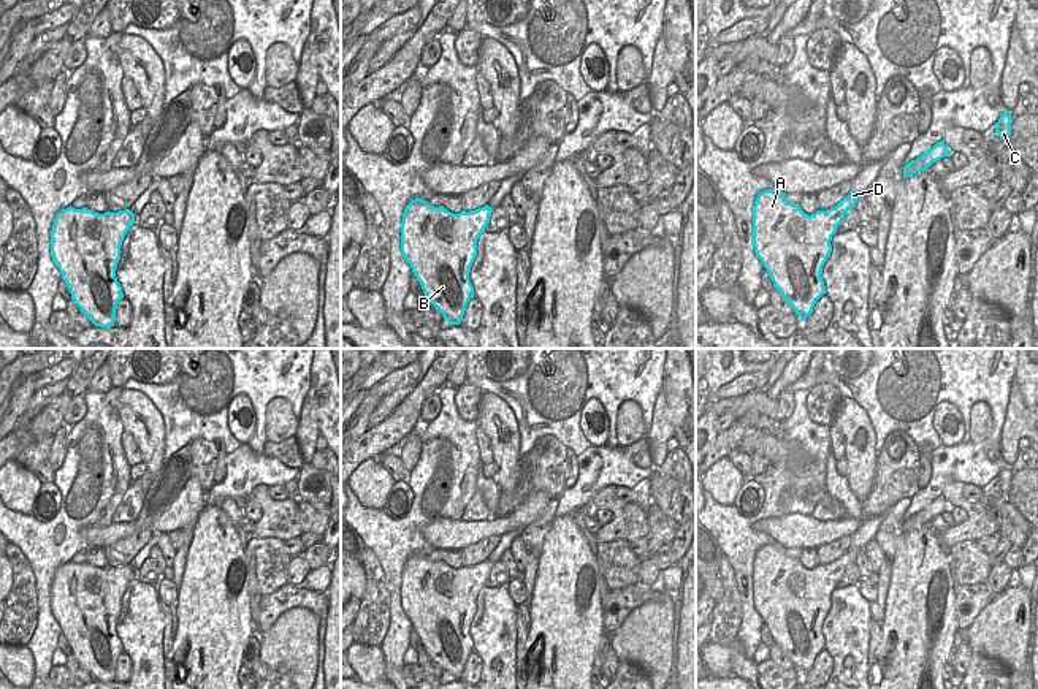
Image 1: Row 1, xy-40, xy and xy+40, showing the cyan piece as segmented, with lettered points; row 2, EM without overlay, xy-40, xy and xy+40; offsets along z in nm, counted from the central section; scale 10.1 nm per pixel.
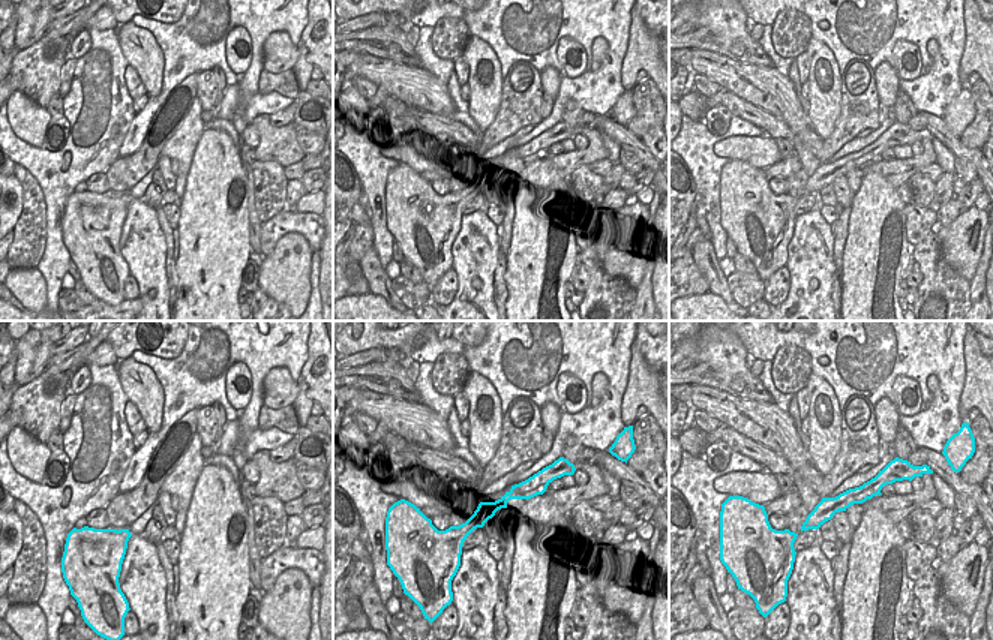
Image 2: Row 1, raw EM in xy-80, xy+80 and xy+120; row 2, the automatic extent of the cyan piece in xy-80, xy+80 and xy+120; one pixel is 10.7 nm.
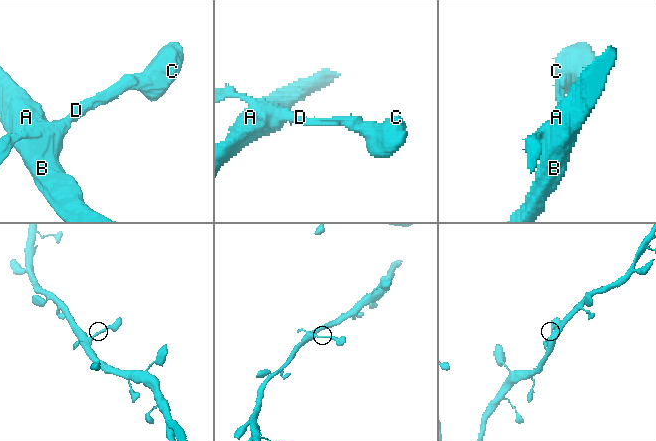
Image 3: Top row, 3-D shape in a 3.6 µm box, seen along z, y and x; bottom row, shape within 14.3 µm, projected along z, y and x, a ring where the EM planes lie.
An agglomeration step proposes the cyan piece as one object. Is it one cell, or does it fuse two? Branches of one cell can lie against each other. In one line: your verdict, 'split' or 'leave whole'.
leave whole

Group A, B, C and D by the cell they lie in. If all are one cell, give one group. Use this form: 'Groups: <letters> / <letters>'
Groups: A B C D

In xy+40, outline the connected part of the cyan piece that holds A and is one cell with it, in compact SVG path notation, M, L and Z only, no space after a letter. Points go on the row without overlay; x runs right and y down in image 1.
M778 543L764 545L753 561L753 602L773 641L803 676L826 648L822 621L832 607L832 591L845 569L862 551L849 546L835 562L805 569Z

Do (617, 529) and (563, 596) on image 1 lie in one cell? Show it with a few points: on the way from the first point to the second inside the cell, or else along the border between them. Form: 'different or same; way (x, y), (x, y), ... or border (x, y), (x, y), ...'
different; border (593, 534), (598, 542)

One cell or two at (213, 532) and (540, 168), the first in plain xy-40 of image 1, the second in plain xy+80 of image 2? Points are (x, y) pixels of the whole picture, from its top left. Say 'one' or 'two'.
one

